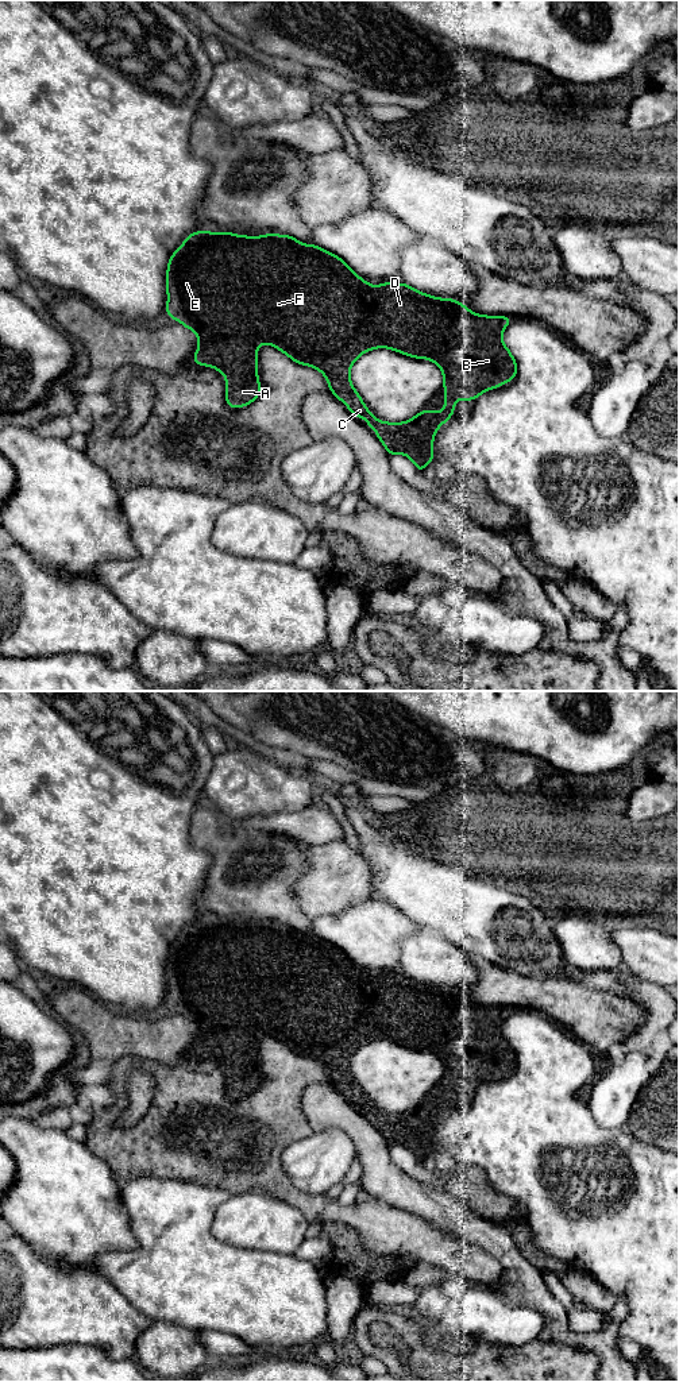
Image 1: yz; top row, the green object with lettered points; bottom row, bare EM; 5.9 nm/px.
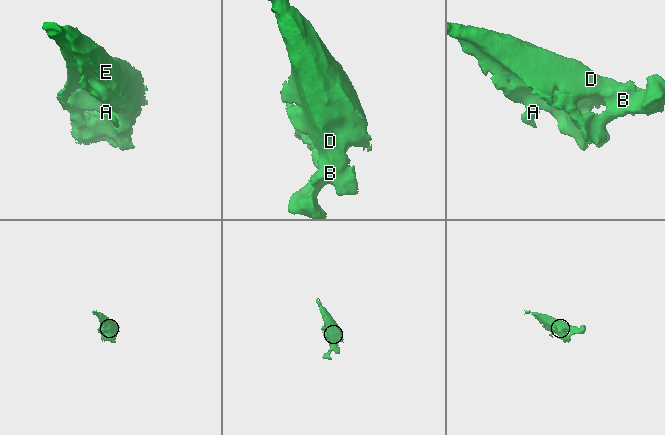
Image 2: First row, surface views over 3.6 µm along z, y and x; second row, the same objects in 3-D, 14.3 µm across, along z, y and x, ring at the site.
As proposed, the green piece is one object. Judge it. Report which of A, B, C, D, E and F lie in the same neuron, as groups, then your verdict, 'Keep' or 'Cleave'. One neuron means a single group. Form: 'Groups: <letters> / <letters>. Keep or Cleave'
Groups: A B C D E F. Keep

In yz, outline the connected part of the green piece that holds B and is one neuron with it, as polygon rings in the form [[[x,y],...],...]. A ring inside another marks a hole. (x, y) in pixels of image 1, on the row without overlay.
[[[201,920],[193,923],[169,949],[166,983],[167,1008],[193,1022],[200,1031],[193,1055],[213,1058],[225,1068],[225,1095],[231,1100],[244,1099],[259,1088],[262,1078],[258,1069],[258,1036],[270,1035],[293,1053],[319,1061],[331,1084],[375,1122],[387,1146],[408,1147],[420,1163],[433,1151],[433,1128],[439,1117],[448,1113],[455,1104],[456,1090],[475,1092],[482,1084],[517,1068],[517,1053],[502,1032],[502,1023],[512,1014],[512,1008],[475,1005],[456,991],[433,988],[408,974],[383,973],[373,977],[342,949],[316,935],[304,935],[290,926],[244,927],[228,922],[217,924]],[[374,1039],[390,1039],[437,1055],[443,1062],[444,1101],[420,1101],[405,1113],[377,1111],[351,1076],[350,1068],[355,1051]]]

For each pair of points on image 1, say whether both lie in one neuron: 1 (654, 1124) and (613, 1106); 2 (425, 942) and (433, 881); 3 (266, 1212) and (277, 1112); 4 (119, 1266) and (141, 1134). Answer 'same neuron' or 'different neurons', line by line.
1: different neurons
2: different neurons
3: different neurons
4: different neurons

